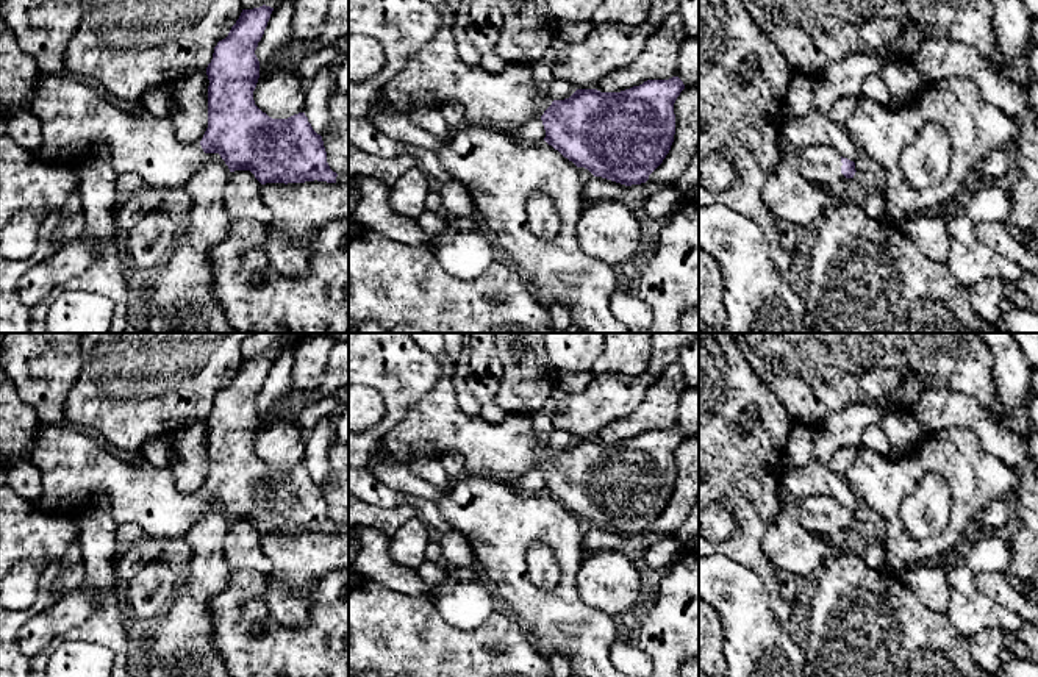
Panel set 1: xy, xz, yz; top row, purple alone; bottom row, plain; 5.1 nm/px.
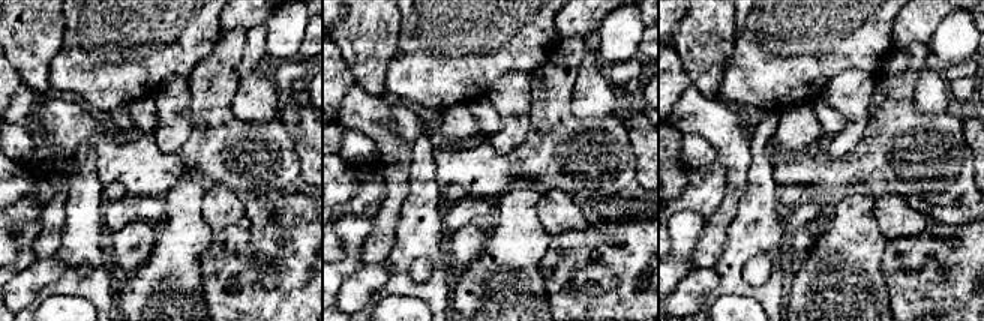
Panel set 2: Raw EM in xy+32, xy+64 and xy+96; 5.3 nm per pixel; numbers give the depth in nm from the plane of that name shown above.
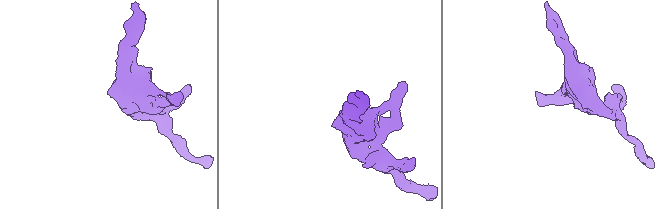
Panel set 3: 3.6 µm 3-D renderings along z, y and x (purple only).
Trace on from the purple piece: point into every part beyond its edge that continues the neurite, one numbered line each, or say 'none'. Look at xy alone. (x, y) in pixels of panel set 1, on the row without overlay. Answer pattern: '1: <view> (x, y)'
1: xy (75, 466)

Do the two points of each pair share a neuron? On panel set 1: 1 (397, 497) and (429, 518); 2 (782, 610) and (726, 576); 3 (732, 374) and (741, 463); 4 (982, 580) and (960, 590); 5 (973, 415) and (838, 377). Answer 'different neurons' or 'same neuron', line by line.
1: same neuron
2: different neurons
3: same neuron
4: different neurons
5: different neurons

